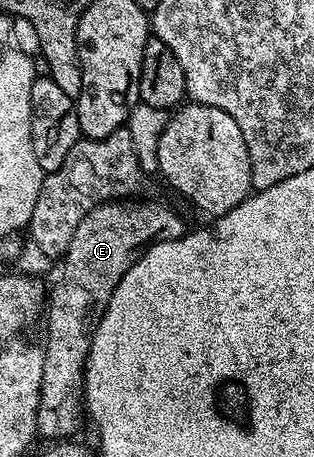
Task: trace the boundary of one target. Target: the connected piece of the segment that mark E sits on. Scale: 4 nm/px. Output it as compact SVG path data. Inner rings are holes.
M112 199L97 205L77 223L77 231L73 231L73 239L69 239L69 247L58 262L59 270L55 273L55 282L49 285L45 297L45 321L47 317L47 341L43 345L43 370L41 371L41 387L39 388L39 406L35 428L38 436L47 439L67 439L79 429L79 409L81 413L81 390L83 388L83 370L87 356L91 350L91 334L99 325L100 319L109 307L109 299L121 283L125 271L137 263L137 259L149 246L157 241L176 241L188 232L189 225L171 205L163 201L135 201L139 199Z

